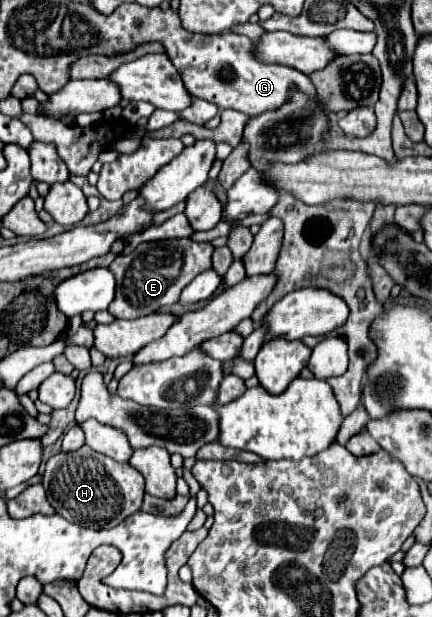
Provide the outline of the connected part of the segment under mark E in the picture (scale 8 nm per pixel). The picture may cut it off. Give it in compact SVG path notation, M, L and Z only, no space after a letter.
M189 238L147 242L131 254L119 254L109 266L117 280L117 294L109 306L111 316L115 316L117 320L133 320L163 308L171 308L179 300L183 288L197 274L211 268L211 254L213 246L209 242L197 244Z

